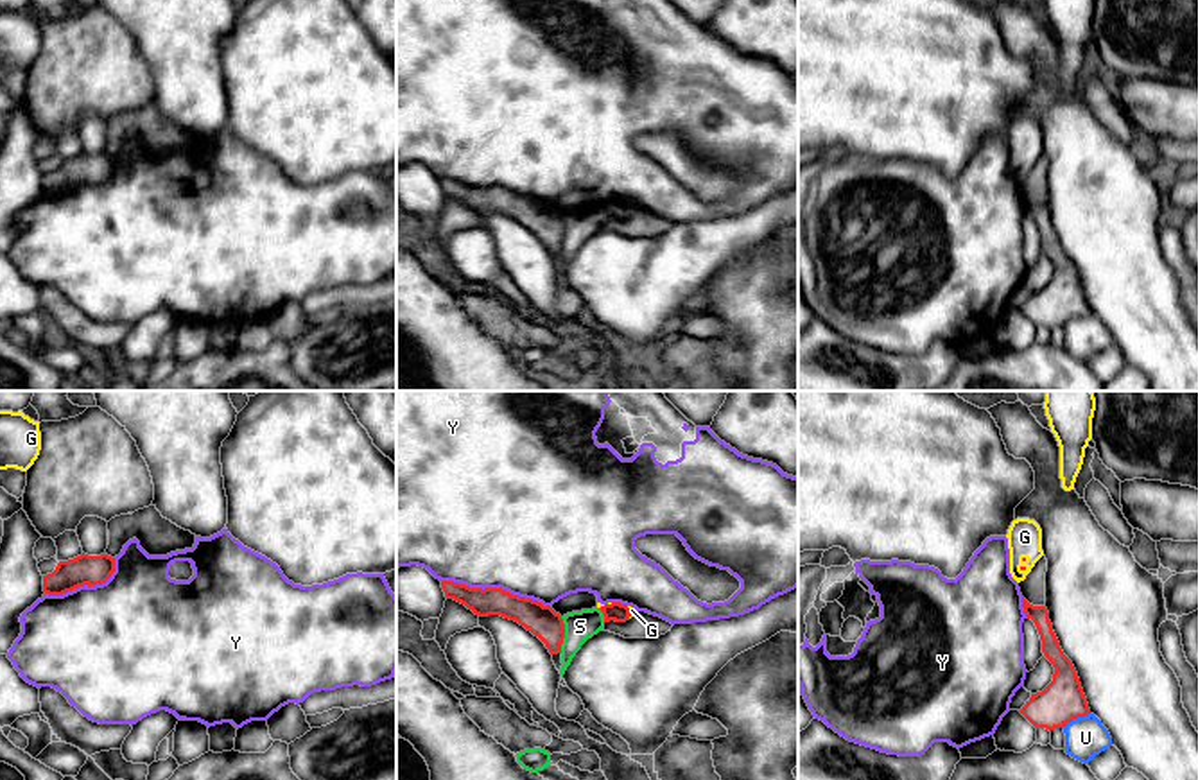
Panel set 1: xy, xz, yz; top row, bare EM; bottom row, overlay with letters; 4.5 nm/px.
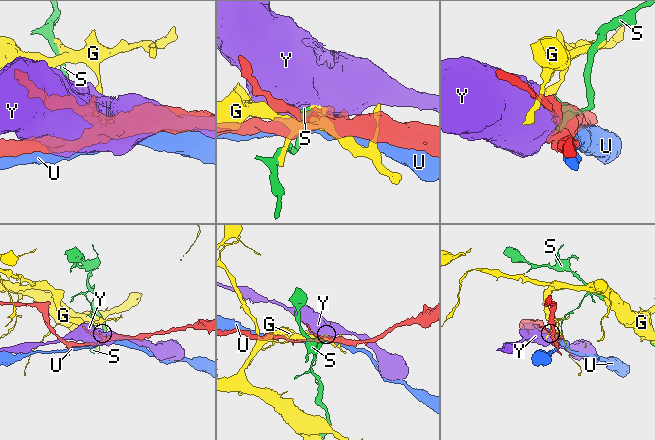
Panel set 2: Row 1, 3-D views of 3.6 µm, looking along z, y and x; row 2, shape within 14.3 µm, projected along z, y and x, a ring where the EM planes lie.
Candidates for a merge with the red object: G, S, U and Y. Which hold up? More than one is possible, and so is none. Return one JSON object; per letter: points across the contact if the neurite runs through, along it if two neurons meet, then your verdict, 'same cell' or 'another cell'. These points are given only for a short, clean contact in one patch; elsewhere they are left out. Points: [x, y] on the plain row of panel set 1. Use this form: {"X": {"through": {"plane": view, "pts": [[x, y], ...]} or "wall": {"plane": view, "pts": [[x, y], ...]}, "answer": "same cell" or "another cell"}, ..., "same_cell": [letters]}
{"G": {"answer": "another cell"}, "S": {"answer": "another cell"}, "U": {"answer": "another cell"}, "Y": {"answer": "another cell"}, "same_cell": []}

